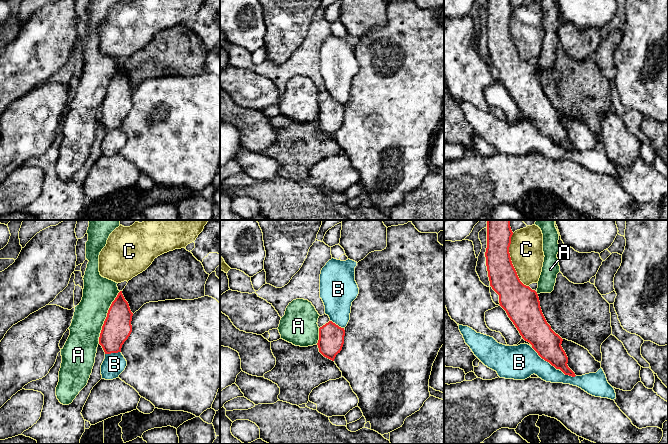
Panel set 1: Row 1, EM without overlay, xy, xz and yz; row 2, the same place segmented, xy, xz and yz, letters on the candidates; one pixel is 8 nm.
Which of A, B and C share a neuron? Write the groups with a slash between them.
A / B / C

